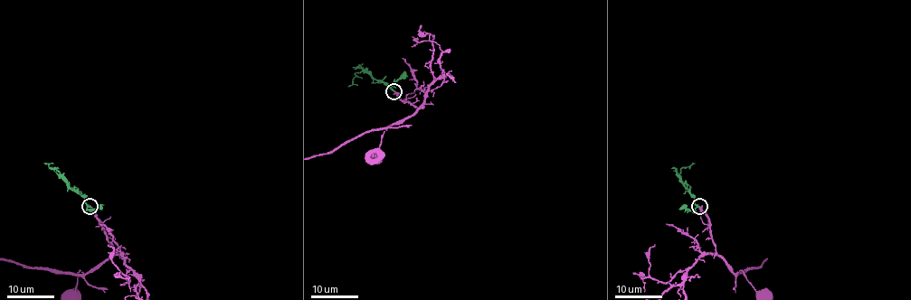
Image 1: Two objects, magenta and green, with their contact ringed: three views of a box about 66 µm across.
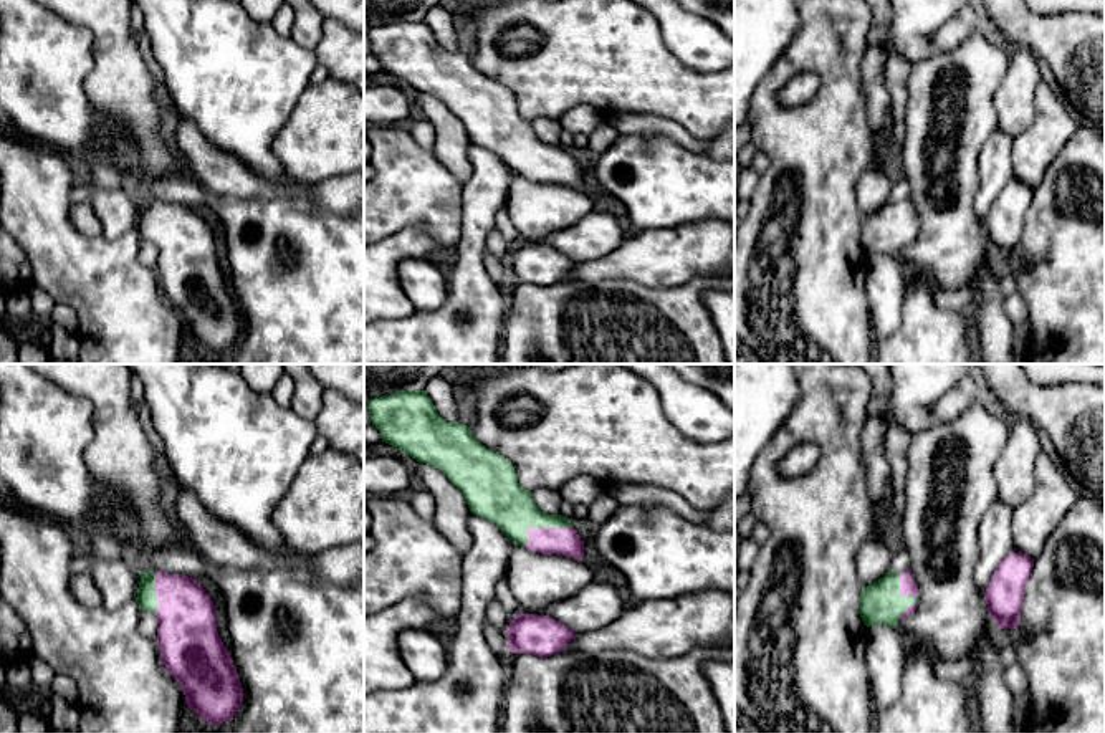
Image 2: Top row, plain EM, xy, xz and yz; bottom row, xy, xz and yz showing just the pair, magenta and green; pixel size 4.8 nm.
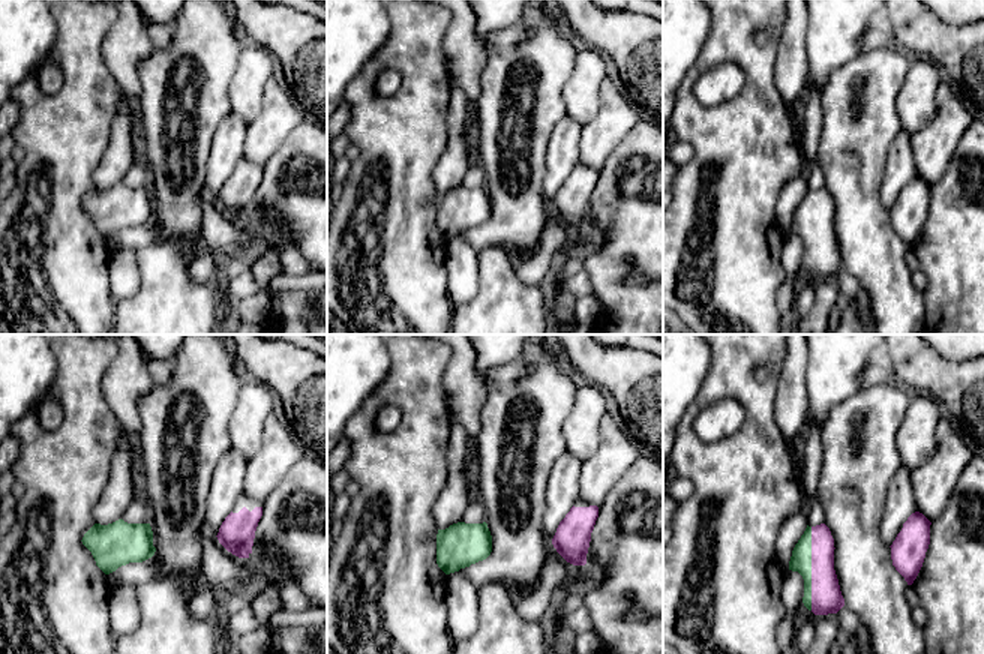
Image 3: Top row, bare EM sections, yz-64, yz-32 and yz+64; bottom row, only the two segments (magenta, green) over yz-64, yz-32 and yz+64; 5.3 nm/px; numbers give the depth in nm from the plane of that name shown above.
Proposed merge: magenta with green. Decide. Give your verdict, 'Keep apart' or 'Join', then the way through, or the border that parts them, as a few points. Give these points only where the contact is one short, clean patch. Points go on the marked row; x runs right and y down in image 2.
Keep apart

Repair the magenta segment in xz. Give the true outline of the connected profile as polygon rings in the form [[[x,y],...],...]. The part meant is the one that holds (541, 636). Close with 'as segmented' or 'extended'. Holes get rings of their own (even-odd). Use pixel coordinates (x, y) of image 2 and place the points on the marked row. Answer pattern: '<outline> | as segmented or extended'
[[[519,614],[506,630],[511,654],[533,654],[548,659],[567,649],[577,637],[574,630],[549,616]]] | as segmented

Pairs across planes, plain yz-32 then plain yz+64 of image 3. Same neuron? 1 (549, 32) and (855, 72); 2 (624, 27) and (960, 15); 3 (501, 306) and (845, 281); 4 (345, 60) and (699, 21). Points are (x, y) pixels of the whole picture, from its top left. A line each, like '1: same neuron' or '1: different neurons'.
1: same neuron
2: different neurons
3: different neurons
4: same neuron

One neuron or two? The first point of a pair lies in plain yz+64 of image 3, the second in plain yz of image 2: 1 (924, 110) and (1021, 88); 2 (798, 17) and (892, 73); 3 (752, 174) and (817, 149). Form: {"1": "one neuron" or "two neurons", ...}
{"1": "one neuron", "2": "two neurons", "3": "one neuron"}

